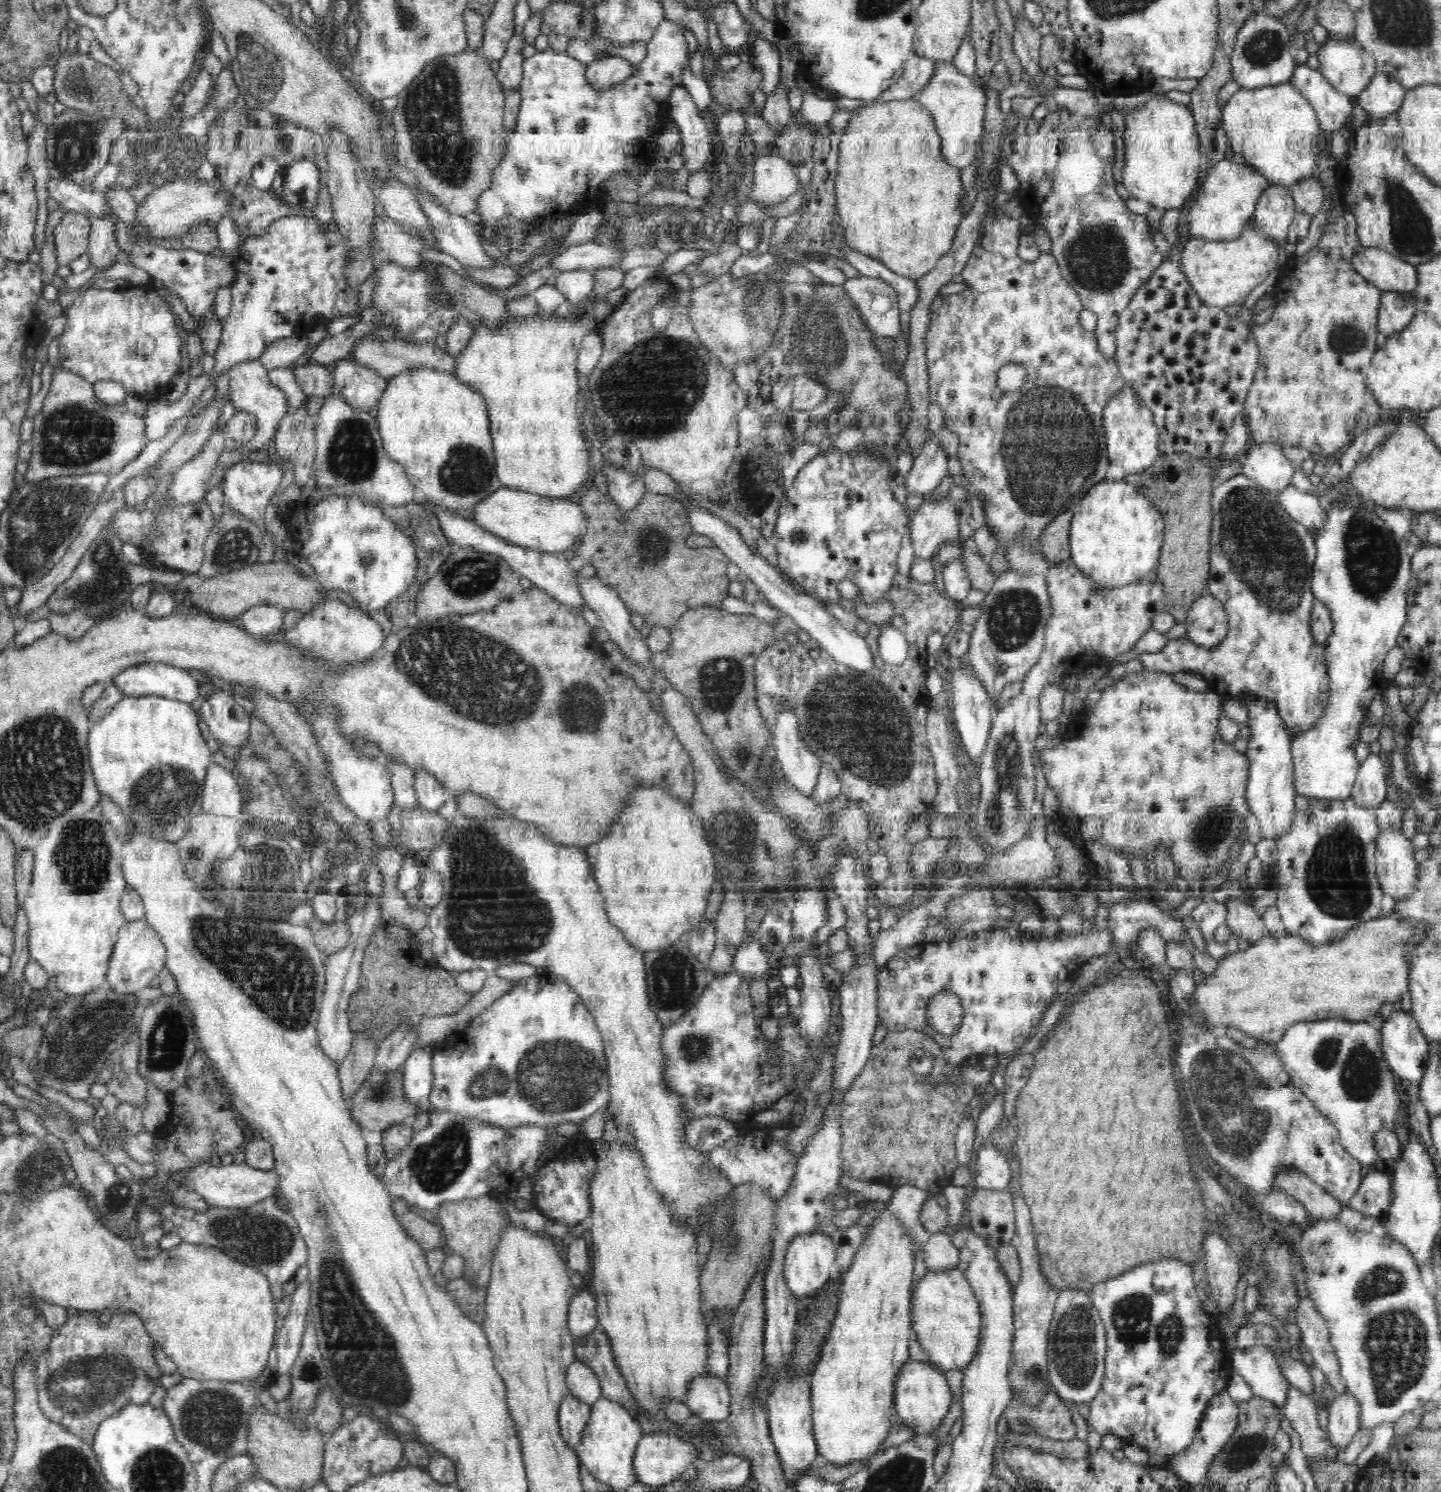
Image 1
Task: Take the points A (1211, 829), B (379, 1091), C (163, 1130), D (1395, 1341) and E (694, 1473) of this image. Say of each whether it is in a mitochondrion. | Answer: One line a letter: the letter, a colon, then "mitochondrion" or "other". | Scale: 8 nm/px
A: mitochondrion
B: mitochondrion
C: other
D: mitochondrion
E: other

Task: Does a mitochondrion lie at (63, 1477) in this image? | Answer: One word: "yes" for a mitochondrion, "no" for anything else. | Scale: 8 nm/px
yes

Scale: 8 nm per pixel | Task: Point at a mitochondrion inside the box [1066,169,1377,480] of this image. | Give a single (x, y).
(1347, 338)

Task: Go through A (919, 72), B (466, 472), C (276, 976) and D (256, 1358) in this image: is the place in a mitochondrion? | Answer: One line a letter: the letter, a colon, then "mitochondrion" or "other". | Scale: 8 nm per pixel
A: other
B: mitochondrion
C: mitochondrion
D: other

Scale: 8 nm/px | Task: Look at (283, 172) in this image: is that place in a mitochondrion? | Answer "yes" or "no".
no

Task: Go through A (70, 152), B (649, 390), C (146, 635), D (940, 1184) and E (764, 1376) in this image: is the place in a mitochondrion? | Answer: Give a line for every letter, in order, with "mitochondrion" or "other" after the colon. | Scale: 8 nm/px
A: mitochondrion
B: mitochondrion
C: other
D: other
E: other

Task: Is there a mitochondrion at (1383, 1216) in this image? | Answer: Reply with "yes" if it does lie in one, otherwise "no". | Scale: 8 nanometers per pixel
no

